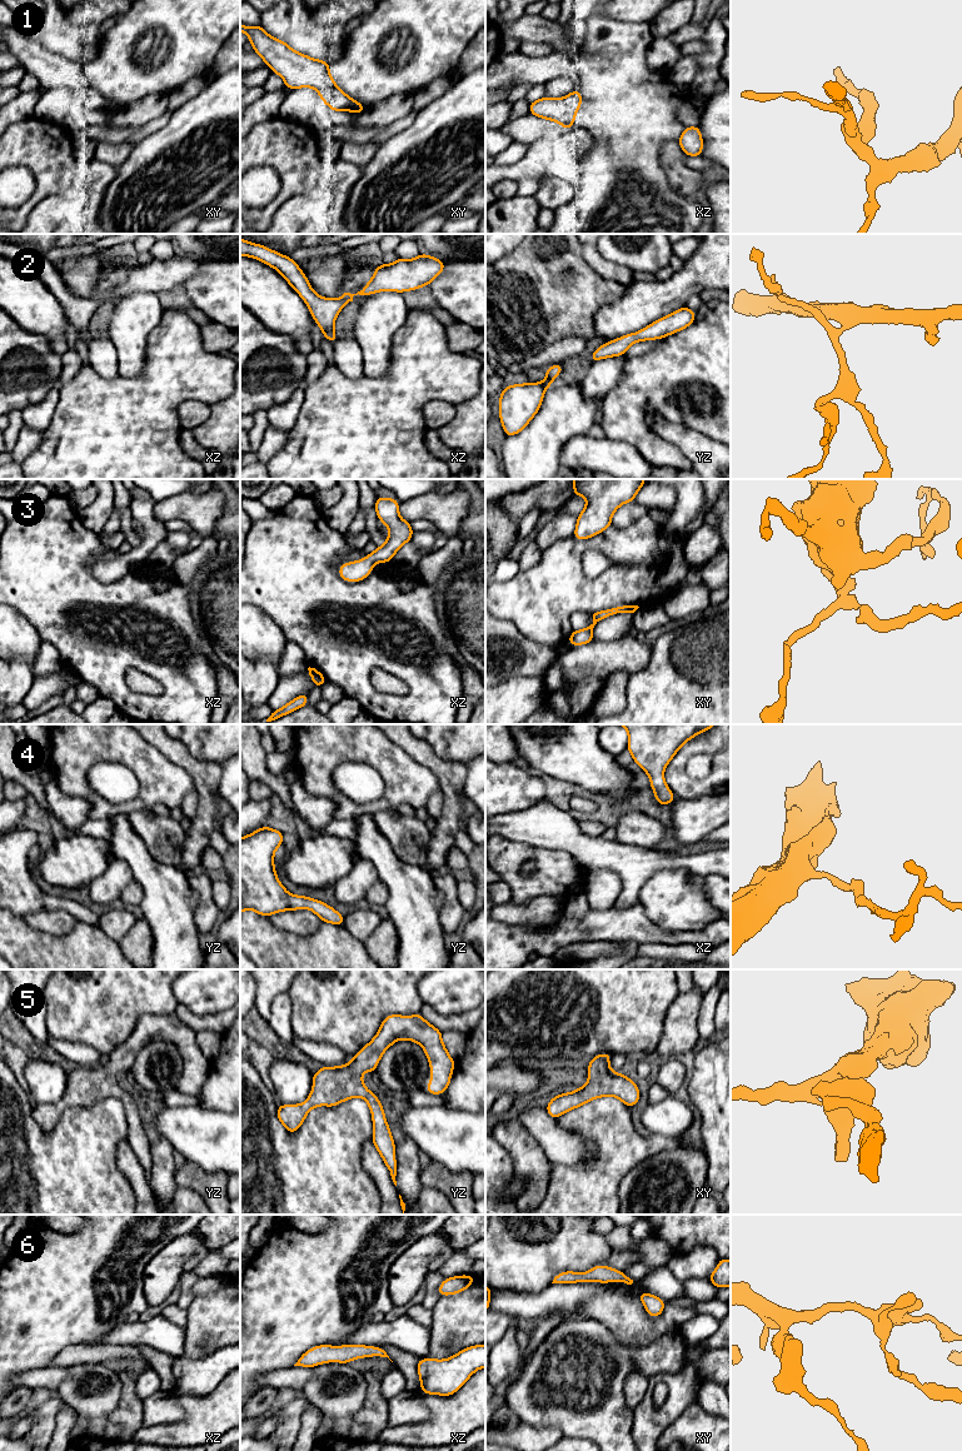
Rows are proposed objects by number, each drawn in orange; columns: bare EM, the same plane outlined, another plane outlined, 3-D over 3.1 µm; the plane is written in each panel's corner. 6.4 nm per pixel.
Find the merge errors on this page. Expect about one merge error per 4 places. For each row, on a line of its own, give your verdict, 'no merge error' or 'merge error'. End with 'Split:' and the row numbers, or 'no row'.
1: no merge error
2: no merge error
3: no merge error
4: no merge error
5: no merge error
6: no merge error
Split: no row

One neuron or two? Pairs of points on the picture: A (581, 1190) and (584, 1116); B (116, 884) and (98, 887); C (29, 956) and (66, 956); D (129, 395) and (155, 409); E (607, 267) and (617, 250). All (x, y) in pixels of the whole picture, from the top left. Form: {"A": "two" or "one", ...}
{"A": "one", "B": "one", "C": "one", "D": "one", "E": "two"}

